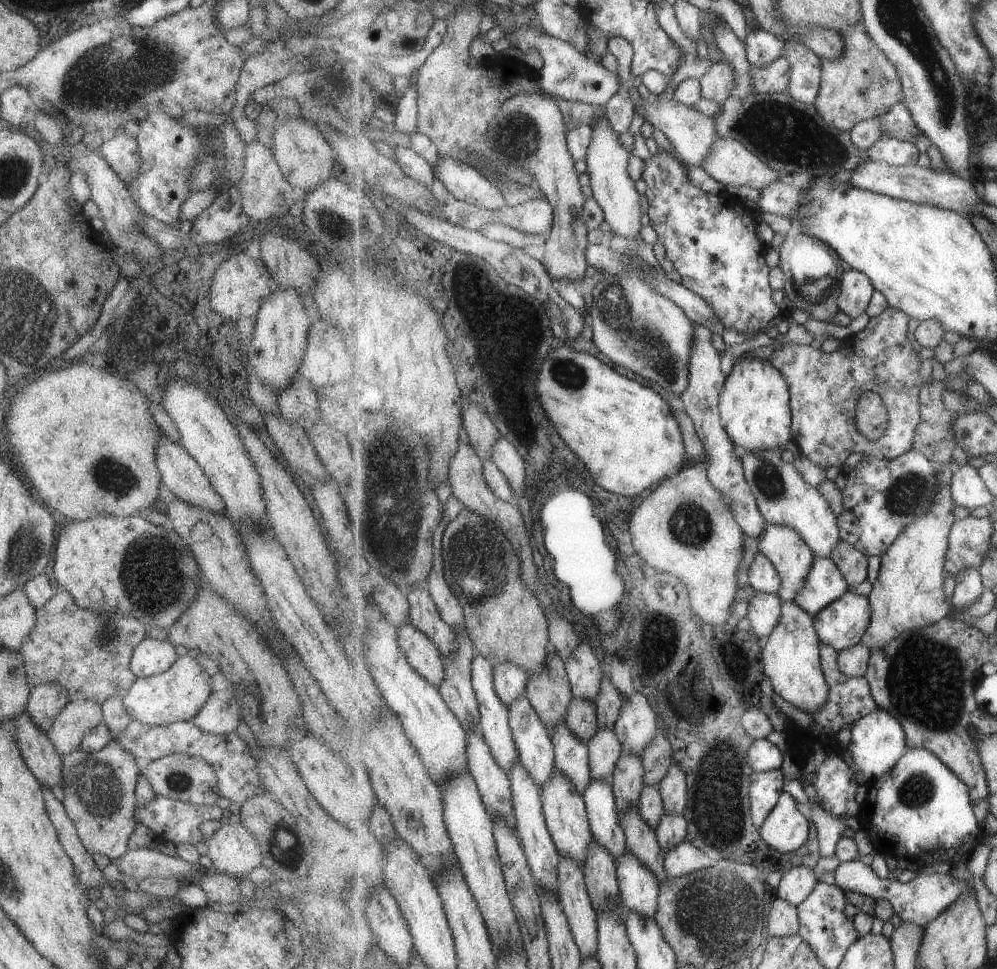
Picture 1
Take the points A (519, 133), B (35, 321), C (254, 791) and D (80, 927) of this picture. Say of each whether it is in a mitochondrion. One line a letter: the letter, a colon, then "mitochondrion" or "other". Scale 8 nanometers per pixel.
A: mitochondrion
B: mitochondrion
C: other
D: other

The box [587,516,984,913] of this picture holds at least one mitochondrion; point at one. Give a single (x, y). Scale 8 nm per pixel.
(922, 681)

